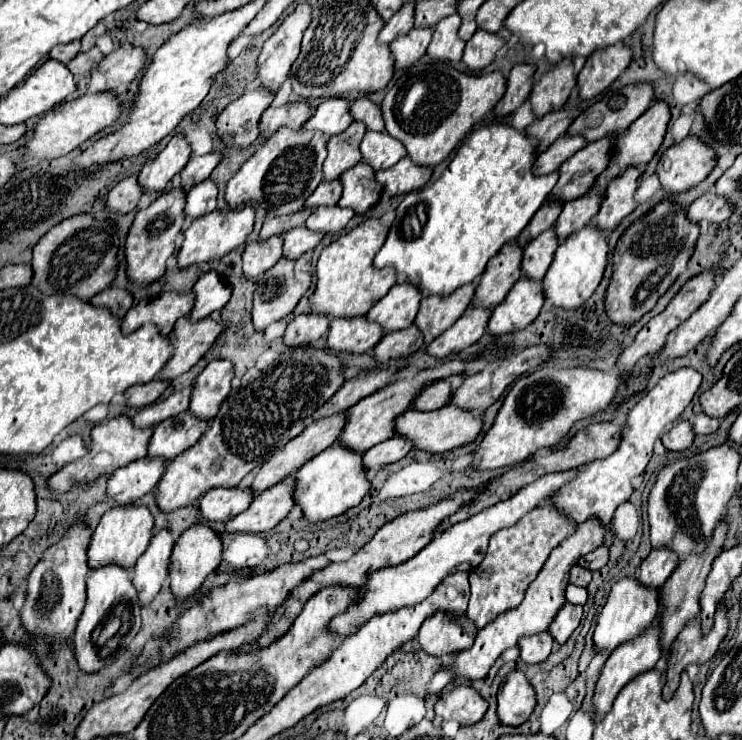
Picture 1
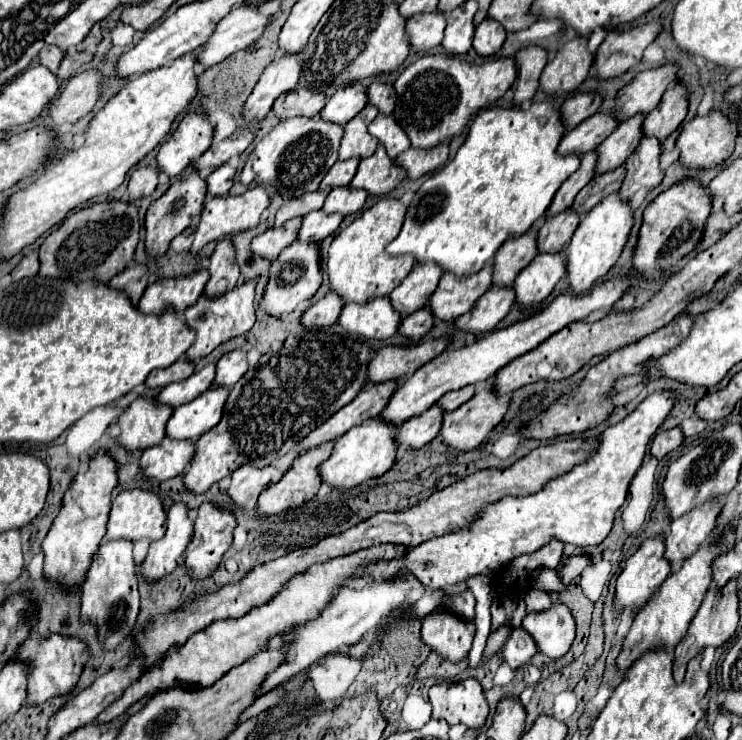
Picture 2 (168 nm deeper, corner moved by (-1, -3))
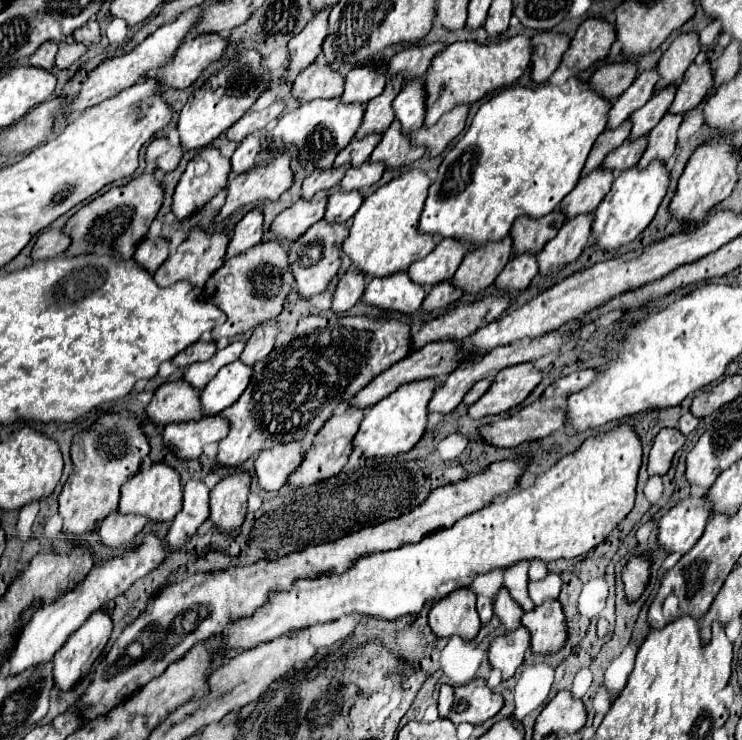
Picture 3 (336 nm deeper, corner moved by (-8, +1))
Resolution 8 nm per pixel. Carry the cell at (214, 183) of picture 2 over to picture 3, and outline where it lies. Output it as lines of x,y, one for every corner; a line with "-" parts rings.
249,134
241,140
241,144
237,146
235,154
231,156
231,166
233,166
233,172
231,176
239,174
239,172
247,172
255,166
255,156
259,154
261,150
261,142
255,134

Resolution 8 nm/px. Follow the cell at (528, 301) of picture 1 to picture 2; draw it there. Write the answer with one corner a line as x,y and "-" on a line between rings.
560,254
536,256
532,264
528,264
528,268
524,268
514,282
514,290
516,290
514,304
520,310
540,304
552,294
554,284
562,276
564,276
564,260
560,260

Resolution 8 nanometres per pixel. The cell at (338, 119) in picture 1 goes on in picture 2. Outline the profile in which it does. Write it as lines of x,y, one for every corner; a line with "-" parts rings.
360,84
336,90
320,112
320,118
334,124
348,124
366,106
366,90

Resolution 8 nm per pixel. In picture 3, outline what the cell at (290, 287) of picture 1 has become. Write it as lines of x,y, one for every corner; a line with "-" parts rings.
319,220
303,236
295,240
295,244
289,250
289,264
291,264
291,270
295,270
295,282
297,282
297,290
301,296
313,298
329,286
331,278
341,268
339,254
341,254
341,244
347,236
349,236
347,224
329,224
325,220

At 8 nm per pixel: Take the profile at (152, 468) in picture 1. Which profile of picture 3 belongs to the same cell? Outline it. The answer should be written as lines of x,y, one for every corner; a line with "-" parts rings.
221,414
201,416
195,422
169,424
165,426
165,444
175,452
177,458
197,458
203,452
205,444
219,442
229,432
229,420

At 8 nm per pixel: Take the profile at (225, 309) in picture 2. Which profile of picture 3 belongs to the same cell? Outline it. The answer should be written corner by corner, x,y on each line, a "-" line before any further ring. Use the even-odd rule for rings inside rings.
267,240
243,254
237,254
223,262
219,270
205,284
205,292
211,292
213,304
227,314
227,324
215,328
211,338
217,342
221,338
233,338
239,330
247,332
253,326
263,324
265,320
273,320
281,314
287,296
295,290
295,278
291,266
287,264
287,252
283,250
279,240
-
237,318
237,322
235,322

